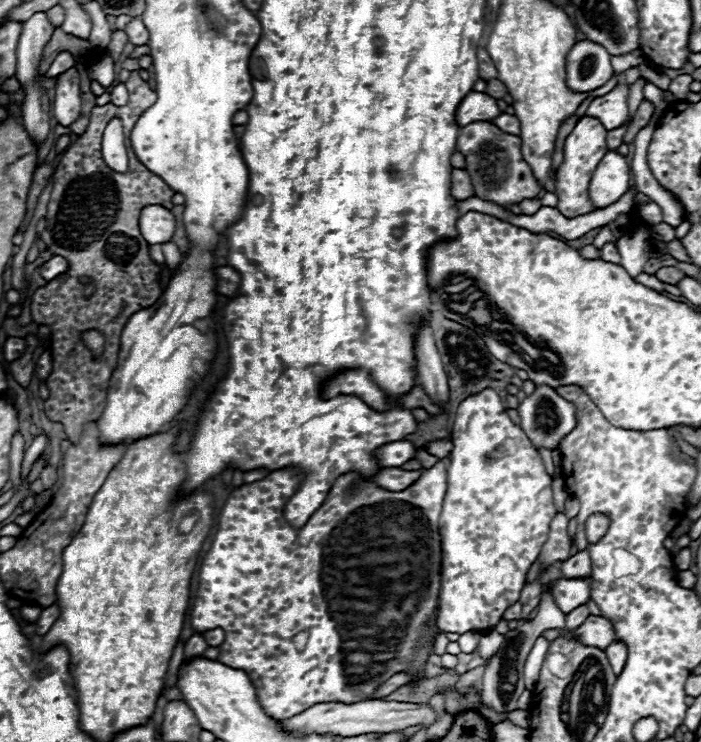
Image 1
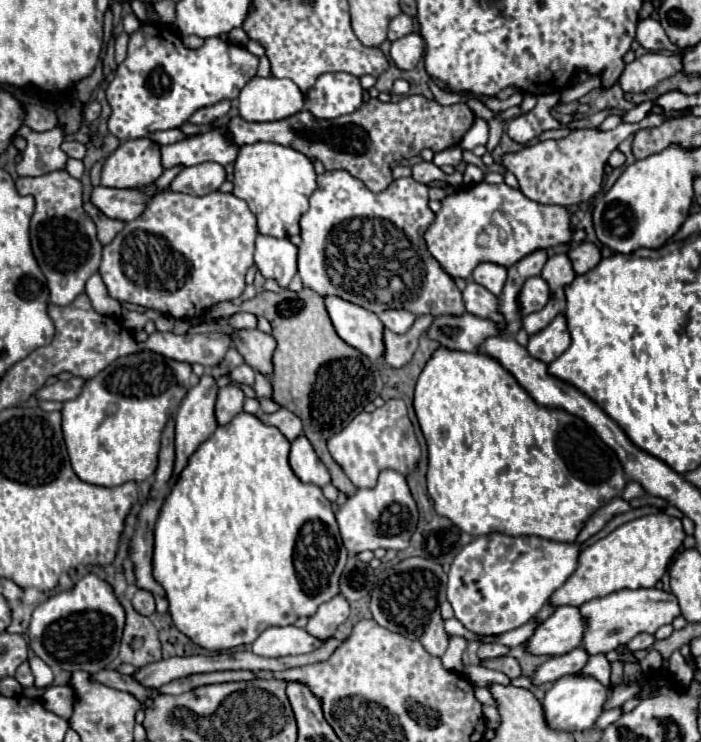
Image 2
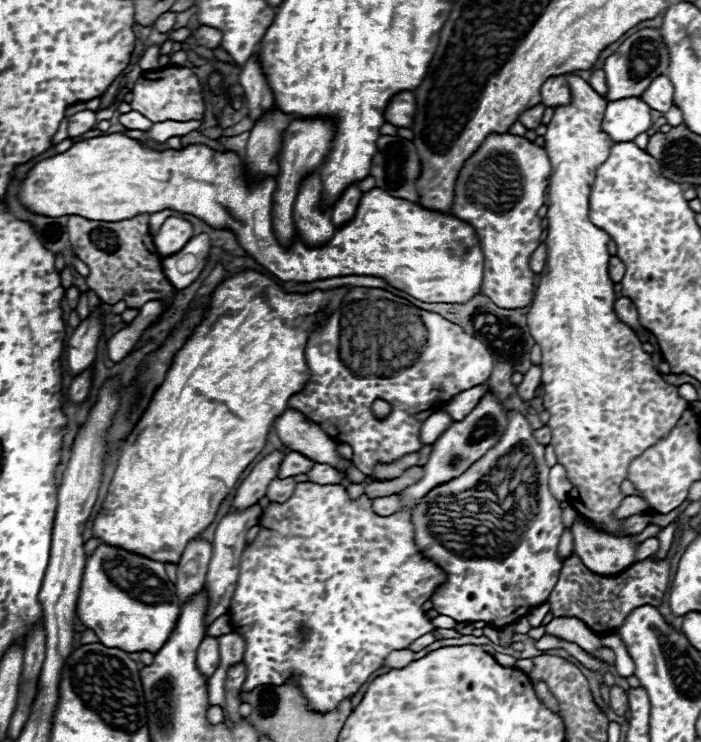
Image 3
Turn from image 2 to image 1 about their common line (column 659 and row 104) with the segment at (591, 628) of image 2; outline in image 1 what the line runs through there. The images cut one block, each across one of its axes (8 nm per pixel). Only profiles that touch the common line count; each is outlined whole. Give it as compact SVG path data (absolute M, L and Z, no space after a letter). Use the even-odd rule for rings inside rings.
M618 78L618 84L608 94L598 96L588 104L586 116L598 118L606 130L622 126L628 118L628 94L630 84L624 78Z

